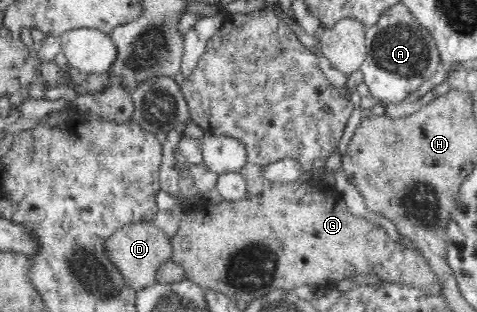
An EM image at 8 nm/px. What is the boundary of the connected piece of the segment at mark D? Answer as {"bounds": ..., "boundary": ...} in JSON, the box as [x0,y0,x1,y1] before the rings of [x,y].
{"bounds":[104,224,173,293],"boundary":[[[131,224],[119,228],[113,232],[104,242],[105,261],[115,267],[116,272],[121,276],[122,282],[135,293],[143,288],[153,286],[157,280],[157,270],[168,259],[172,259],[173,246],[153,224]]]}

